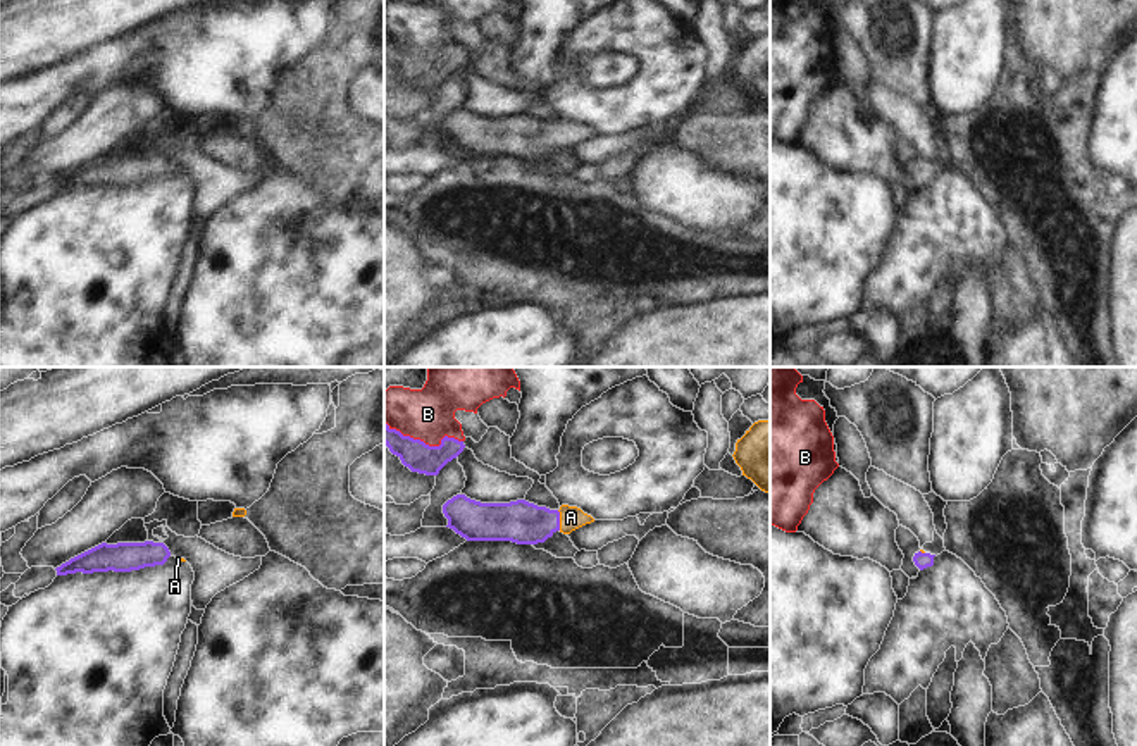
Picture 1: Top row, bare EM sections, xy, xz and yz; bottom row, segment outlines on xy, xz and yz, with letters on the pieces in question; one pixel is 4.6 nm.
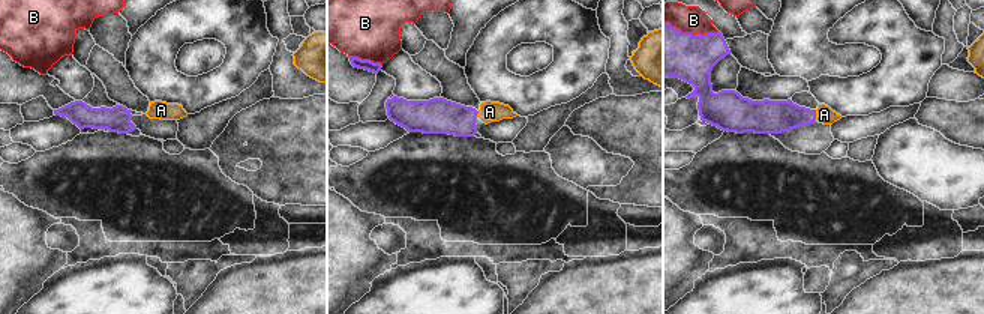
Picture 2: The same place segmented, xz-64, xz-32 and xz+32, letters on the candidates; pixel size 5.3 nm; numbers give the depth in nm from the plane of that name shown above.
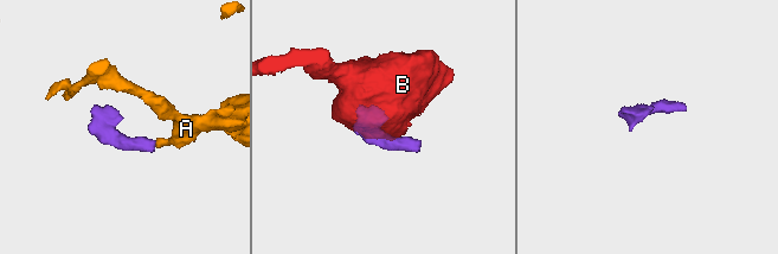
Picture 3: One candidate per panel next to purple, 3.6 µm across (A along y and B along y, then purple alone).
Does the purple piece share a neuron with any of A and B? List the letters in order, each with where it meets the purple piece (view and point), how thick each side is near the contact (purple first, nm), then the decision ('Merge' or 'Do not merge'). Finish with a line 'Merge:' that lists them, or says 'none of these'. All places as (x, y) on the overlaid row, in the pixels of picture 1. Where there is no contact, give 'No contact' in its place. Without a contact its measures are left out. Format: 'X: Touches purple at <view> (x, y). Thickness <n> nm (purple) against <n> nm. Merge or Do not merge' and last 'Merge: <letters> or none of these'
A: Touches purple at xz (559, 521). Thickness 200 nm (purple) against 110 nm. Merge
B: Touches purple at xz (422, 441). Thickness 140 nm (purple) against 240 nm. Do not merge
Merge: A

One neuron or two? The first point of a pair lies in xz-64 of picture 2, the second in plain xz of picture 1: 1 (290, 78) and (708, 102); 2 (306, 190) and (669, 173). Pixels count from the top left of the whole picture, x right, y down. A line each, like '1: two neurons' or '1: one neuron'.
1: two neurons
2: two neurons

